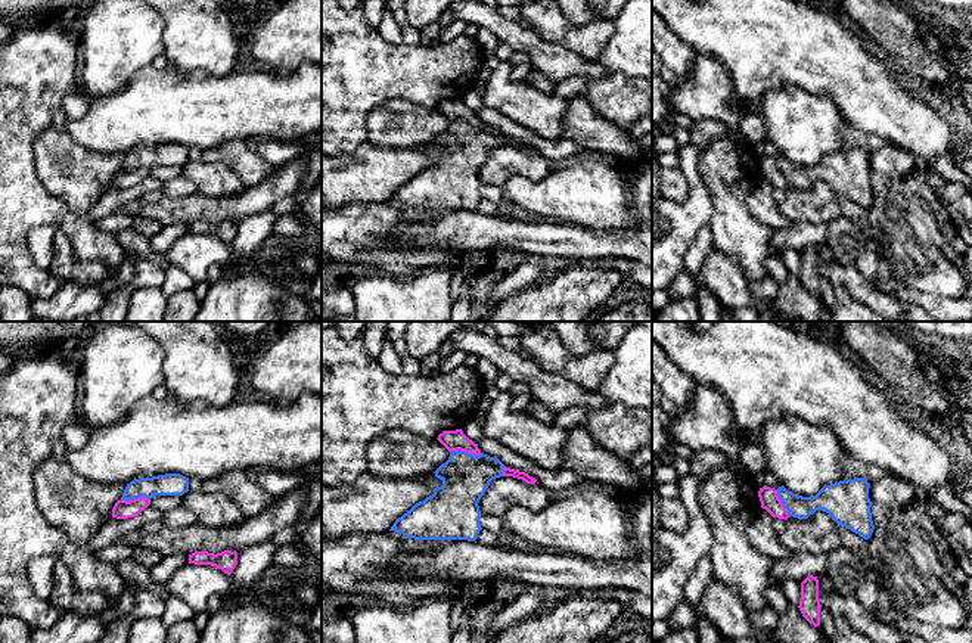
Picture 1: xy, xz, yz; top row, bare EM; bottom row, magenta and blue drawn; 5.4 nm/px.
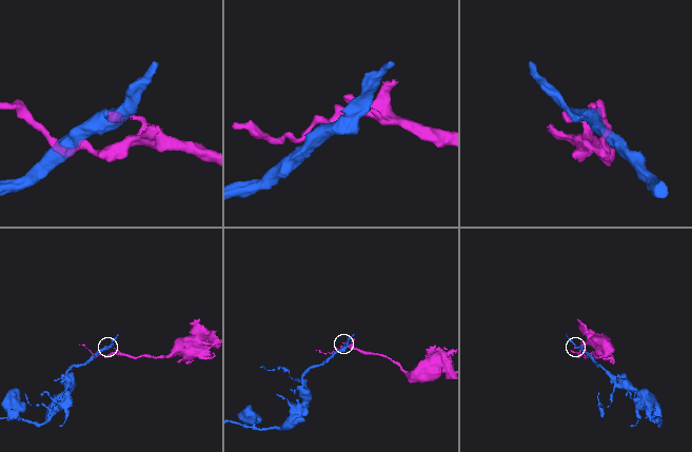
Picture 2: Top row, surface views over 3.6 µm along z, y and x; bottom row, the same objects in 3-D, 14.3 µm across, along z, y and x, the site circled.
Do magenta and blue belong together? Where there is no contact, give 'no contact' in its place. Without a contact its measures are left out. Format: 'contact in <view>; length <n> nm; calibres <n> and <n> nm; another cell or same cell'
contact in xz; length 180 nm; calibres 110 and 260 nm; another cell

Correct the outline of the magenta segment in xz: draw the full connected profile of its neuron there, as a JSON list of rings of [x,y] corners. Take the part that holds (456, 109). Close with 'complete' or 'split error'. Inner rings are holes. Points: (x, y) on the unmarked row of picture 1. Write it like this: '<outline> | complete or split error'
[[[462,99],[456,100],[444,100],[437,108],[450,122],[451,121],[466,121],[473,125],[479,125],[481,119],[478,118],[478,114],[475,114],[472,109],[469,109]]] | complete

